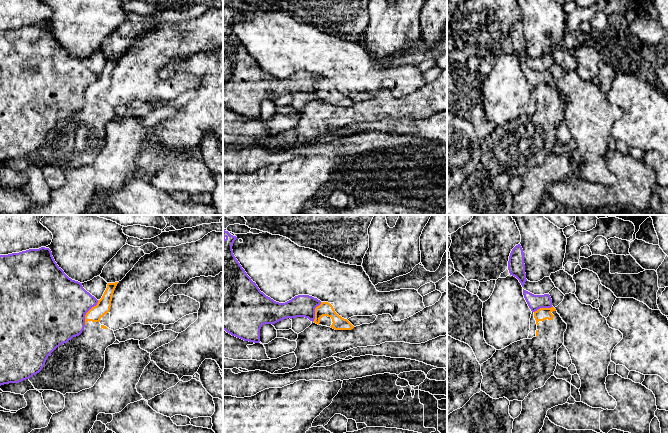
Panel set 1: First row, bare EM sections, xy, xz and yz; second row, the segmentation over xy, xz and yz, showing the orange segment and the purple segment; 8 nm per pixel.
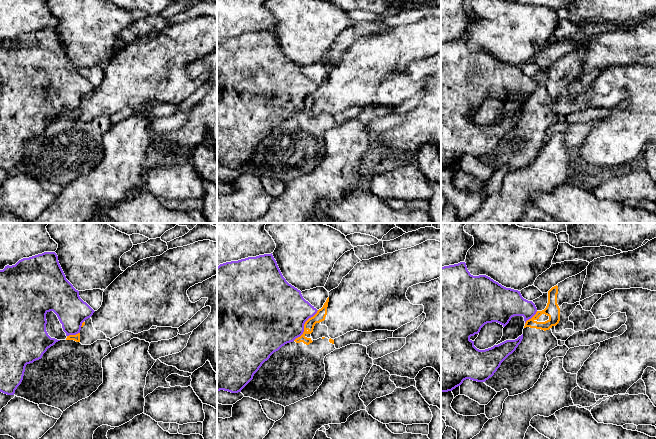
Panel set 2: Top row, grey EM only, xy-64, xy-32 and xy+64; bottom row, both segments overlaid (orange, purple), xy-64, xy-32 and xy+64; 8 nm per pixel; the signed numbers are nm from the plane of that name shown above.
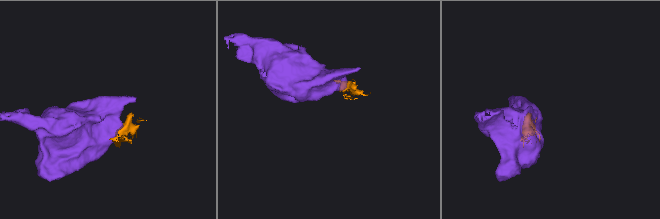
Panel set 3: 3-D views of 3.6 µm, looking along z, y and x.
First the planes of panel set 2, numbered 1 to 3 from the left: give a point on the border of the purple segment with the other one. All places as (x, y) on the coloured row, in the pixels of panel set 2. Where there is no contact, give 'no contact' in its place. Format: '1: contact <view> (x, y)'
1: contact xy-64 (73, 335)
2: contact xy-32 (304, 326)
3: contact xy+64 (531, 318)

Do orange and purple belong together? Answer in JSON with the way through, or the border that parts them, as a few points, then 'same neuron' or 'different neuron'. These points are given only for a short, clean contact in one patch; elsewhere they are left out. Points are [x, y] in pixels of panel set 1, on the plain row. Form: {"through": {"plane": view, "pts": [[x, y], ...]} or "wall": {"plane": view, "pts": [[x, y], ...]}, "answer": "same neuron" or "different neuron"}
{"wall": {"plane": "xy", "pts": [[98, 76], [86, 89], [84, 100]]}, "answer": "different neuron"}

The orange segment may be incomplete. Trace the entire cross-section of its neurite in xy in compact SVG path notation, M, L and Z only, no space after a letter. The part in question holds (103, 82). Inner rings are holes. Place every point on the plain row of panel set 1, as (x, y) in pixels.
M108 59L97 81L86 89L82 109L57 123L48 132L42 146L29 154L35 165L53 166L65 171L78 169L94 162L105 144L106 124L116 117L114 107L101 101L100 95L110 87L112 72L118 59Z

